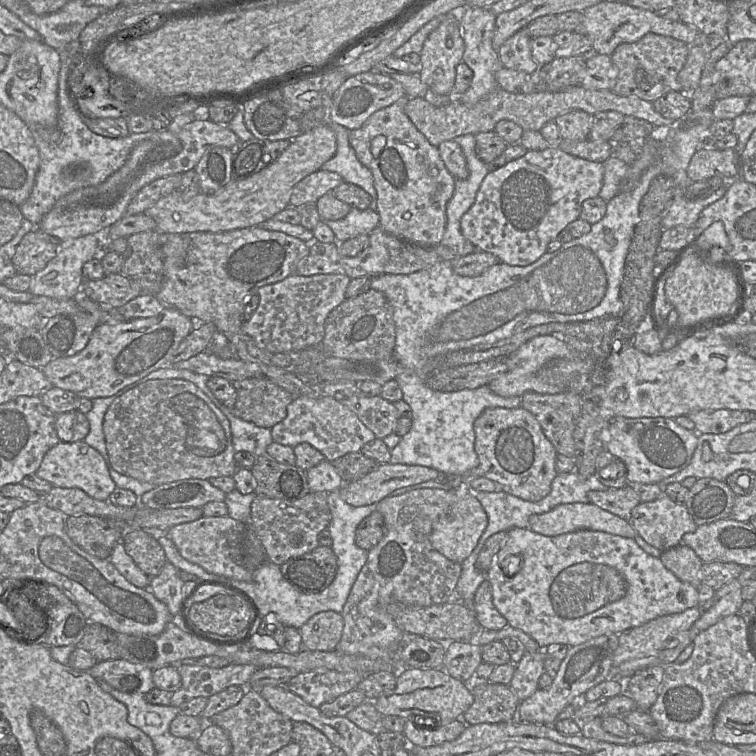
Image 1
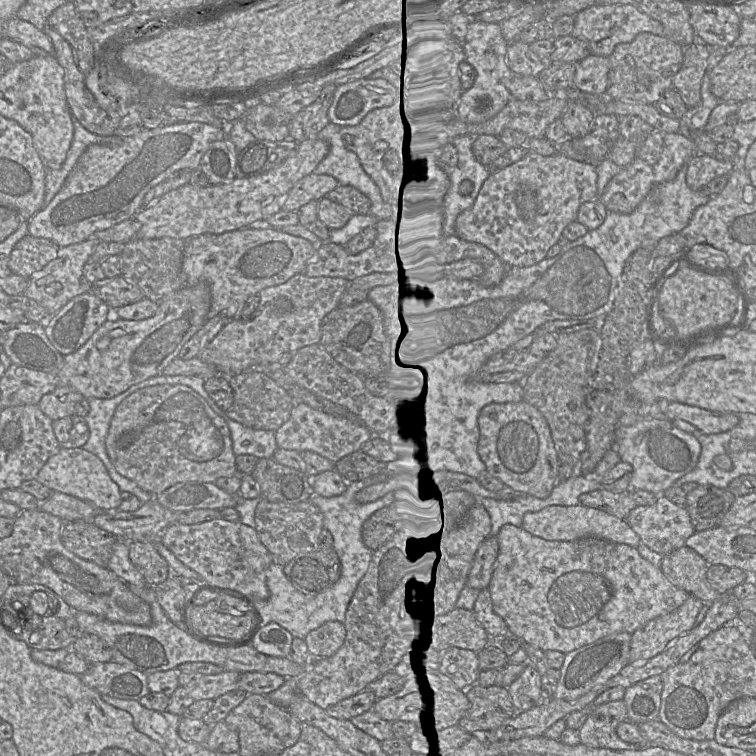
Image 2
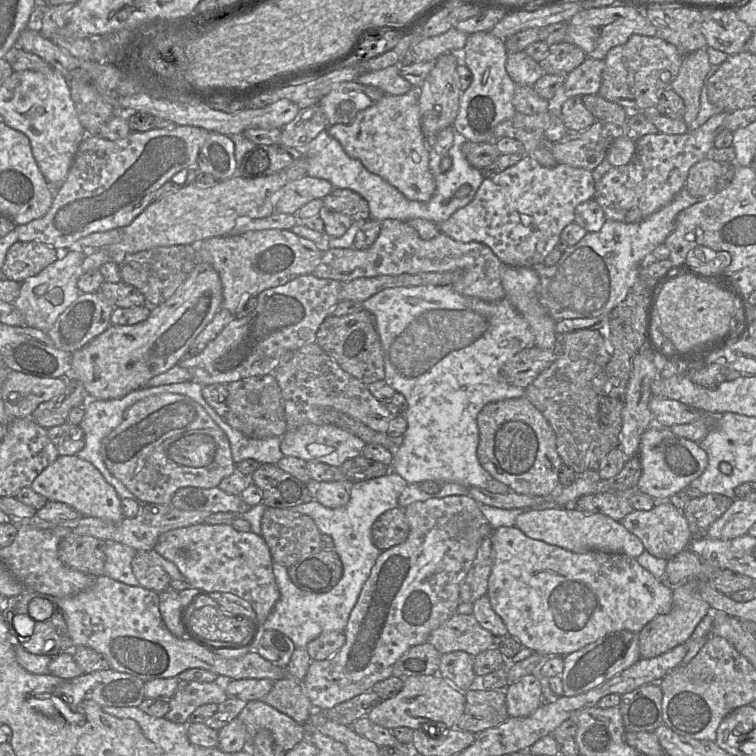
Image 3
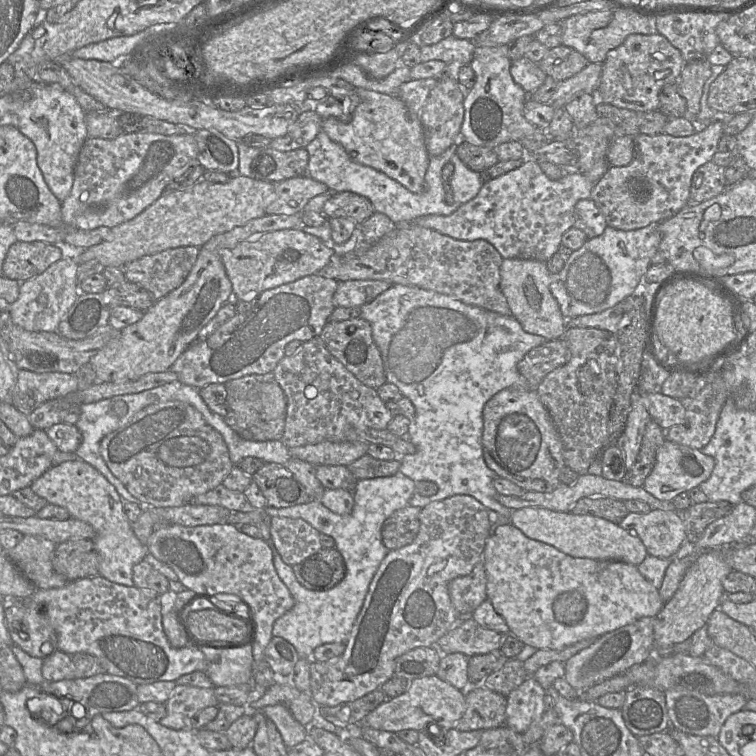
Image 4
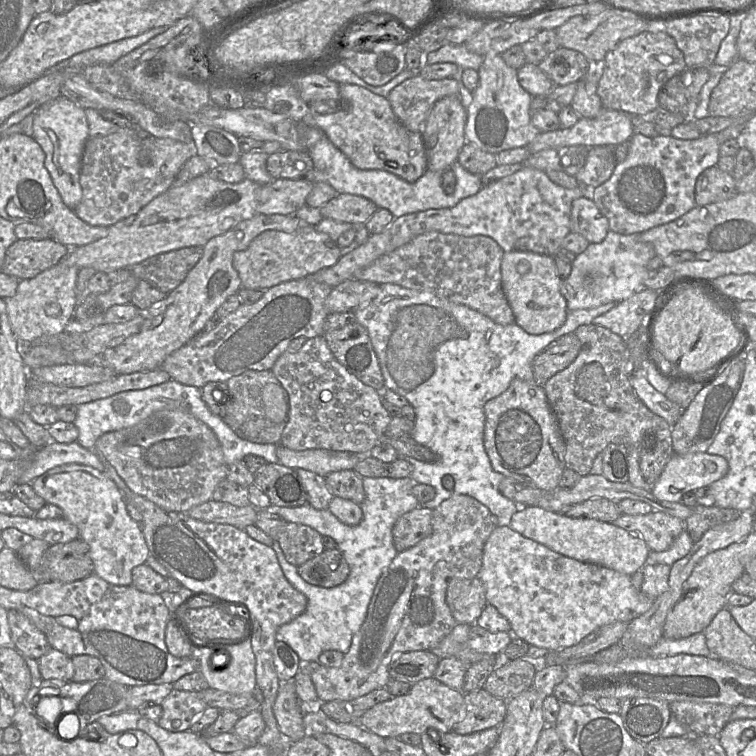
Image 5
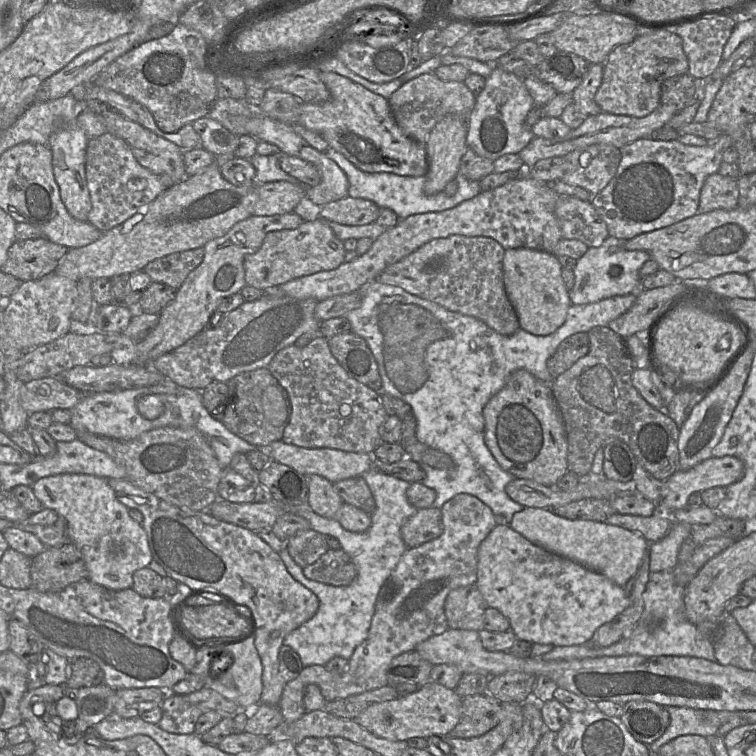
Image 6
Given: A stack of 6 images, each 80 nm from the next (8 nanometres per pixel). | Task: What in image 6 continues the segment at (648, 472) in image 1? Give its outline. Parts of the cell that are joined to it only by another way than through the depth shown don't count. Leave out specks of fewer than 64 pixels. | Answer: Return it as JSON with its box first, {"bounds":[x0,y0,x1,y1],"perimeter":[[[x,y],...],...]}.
{"bounds":[659,456,743,513],"perimeter":[[[712,456],[689,470],[677,470],[665,481],[666,494],[659,502],[661,513],[684,508],[694,492],[727,487],[739,481],[743,475],[743,462],[733,456]]]}

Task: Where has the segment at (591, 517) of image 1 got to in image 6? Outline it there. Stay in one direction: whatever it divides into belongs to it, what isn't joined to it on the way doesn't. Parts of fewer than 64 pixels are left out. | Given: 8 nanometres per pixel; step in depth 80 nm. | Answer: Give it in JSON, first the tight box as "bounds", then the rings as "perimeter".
{"bounds":[510,507,650,587],"perimeter":[[[525,507],[515,513],[510,527],[533,544],[601,573],[621,587],[637,572],[650,544],[642,534],[619,526],[592,520],[570,520],[556,515],[552,509],[536,507]]]}

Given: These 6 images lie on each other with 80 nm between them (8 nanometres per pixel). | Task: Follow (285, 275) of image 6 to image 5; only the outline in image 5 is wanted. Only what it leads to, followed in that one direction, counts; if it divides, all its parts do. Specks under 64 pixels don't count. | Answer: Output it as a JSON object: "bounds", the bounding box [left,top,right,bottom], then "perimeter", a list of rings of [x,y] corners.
{"bounds":[233,224,340,290],"perimeter":[[[301,224],[294,232],[267,230],[258,235],[246,250],[237,251],[233,255],[233,267],[241,280],[241,288],[252,290],[266,290],[282,282],[298,280],[314,274],[315,272],[333,266],[337,263],[340,247],[327,234],[318,232],[313,226]]]}

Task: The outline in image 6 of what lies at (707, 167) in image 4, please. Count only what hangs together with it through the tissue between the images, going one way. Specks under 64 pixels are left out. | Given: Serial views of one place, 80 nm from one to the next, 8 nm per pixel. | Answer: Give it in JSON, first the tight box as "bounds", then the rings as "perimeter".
{"bounds":[698,172,739,213],"perimeter":[[[719,172],[706,177],[700,191],[698,213],[717,209],[732,210],[739,206],[737,180]]]}

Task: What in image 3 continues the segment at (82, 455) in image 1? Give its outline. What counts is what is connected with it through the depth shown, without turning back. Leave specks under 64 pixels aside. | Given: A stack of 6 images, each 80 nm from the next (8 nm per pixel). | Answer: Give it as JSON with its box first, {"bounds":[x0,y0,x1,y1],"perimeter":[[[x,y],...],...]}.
{"bounds":[30,455,124,521],"perimeter":[[[59,455],[32,482],[30,486],[35,492],[48,501],[68,504],[81,516],[89,516],[120,521],[124,518],[121,509],[121,498],[115,488],[110,485],[101,472],[90,462],[77,455]]]}

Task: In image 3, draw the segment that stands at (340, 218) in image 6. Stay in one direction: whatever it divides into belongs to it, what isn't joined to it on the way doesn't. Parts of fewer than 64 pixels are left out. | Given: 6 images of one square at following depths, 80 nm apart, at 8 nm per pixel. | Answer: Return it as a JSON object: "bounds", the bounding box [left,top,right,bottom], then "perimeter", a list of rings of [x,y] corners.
{"bounds":[323,188,370,221],"perimeter":[[[334,188],[329,195],[323,198],[323,201],[326,208],[344,214],[352,221],[370,219],[368,201],[350,189]]]}

